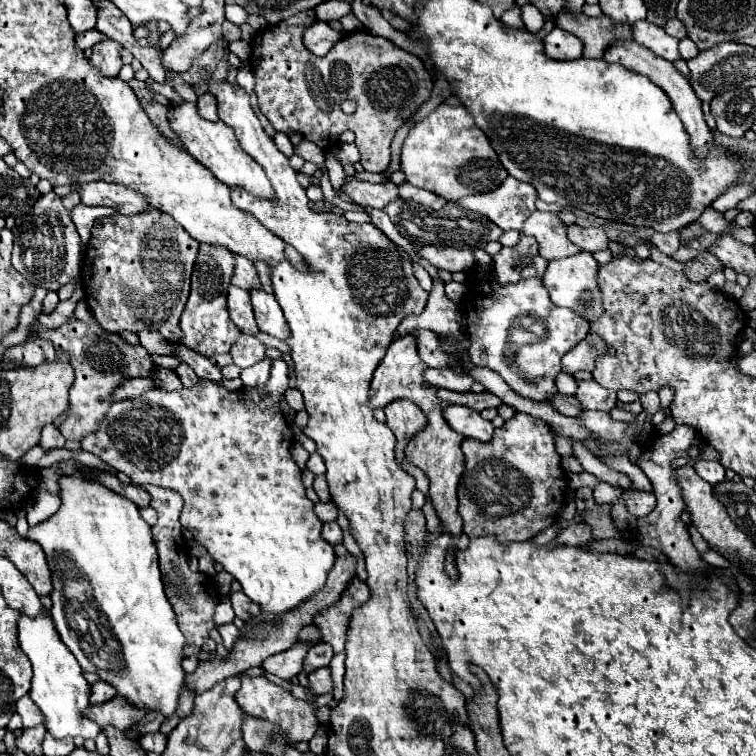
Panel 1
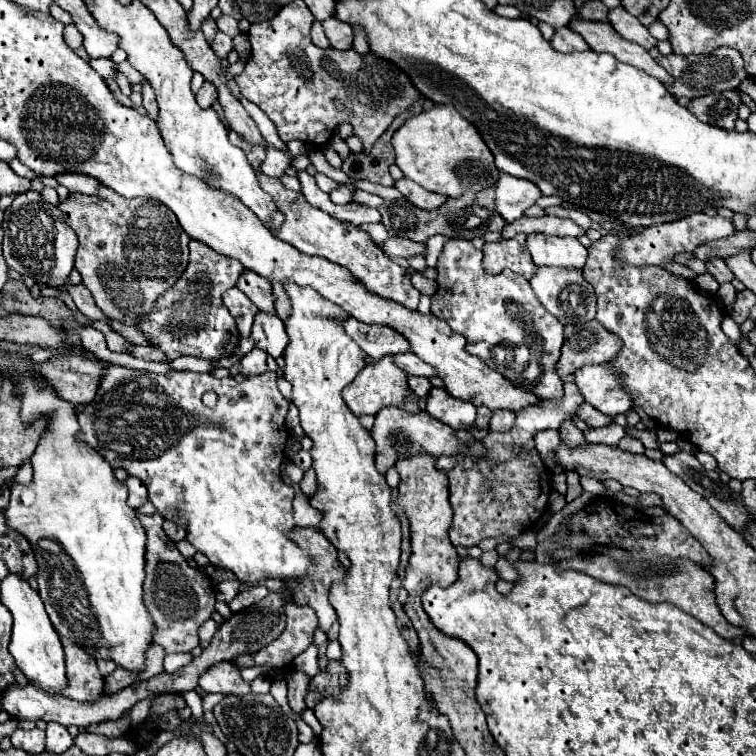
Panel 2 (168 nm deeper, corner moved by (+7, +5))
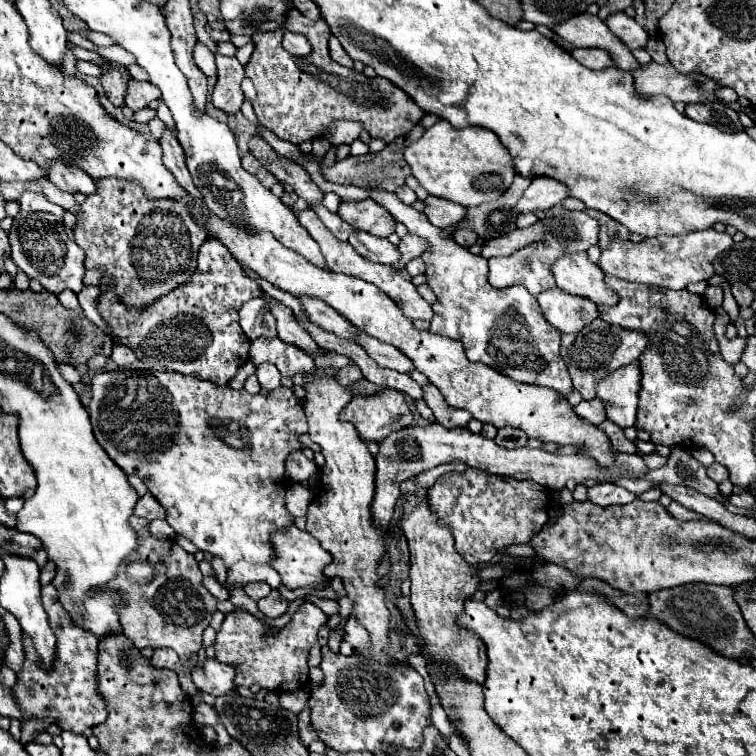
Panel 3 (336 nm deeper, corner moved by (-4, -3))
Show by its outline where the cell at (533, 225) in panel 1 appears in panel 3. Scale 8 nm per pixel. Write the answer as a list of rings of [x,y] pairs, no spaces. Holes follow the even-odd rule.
[[[586,252],[562,256],[552,266],[556,286],[572,296],[588,298],[596,306],[614,306],[618,294],[604,284],[604,272],[588,260]]]

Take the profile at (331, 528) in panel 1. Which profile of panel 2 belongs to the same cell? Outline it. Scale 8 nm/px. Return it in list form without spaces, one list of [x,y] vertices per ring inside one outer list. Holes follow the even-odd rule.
[[[307,526],[307,528],[295,528],[293,540],[295,540],[301,548],[305,548],[305,550],[311,552],[311,556],[313,556],[313,566],[307,570],[307,574],[305,574],[303,578],[289,580],[287,586],[291,586],[293,600],[295,600],[297,604],[307,604],[307,606],[311,606],[311,608],[315,610],[317,618],[319,618],[319,628],[321,628],[323,632],[329,632],[329,628],[331,628],[333,622],[337,620],[337,614],[335,614],[335,610],[333,610],[333,606],[331,606],[327,594],[329,594],[329,588],[331,588],[331,584],[333,584],[335,580],[345,578],[347,570],[345,570],[345,568],[341,566],[341,562],[337,560],[337,550],[335,550],[333,544],[325,538],[325,534],[321,534],[321,530],[311,528],[311,526]]]

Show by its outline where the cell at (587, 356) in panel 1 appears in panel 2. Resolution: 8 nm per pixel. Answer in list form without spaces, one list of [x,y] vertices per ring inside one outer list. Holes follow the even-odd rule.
[[[597,320],[565,326],[565,344],[557,362],[561,378],[573,374],[587,364],[605,364],[621,348],[621,340],[607,332]]]

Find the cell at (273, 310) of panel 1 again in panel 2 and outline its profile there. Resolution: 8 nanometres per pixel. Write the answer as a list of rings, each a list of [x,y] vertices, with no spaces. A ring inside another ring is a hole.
[[[263,310],[255,314],[251,336],[257,348],[265,350],[273,358],[279,358],[287,346],[287,332],[285,332],[281,318],[277,314],[265,314]]]

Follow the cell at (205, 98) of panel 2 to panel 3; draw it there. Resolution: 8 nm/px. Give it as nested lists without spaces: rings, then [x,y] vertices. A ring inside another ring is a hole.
[[[216,54],[218,66],[218,82],[212,92],[212,104],[228,114],[236,114],[244,102],[240,84],[244,80],[244,66],[236,60],[236,56],[228,58]]]

